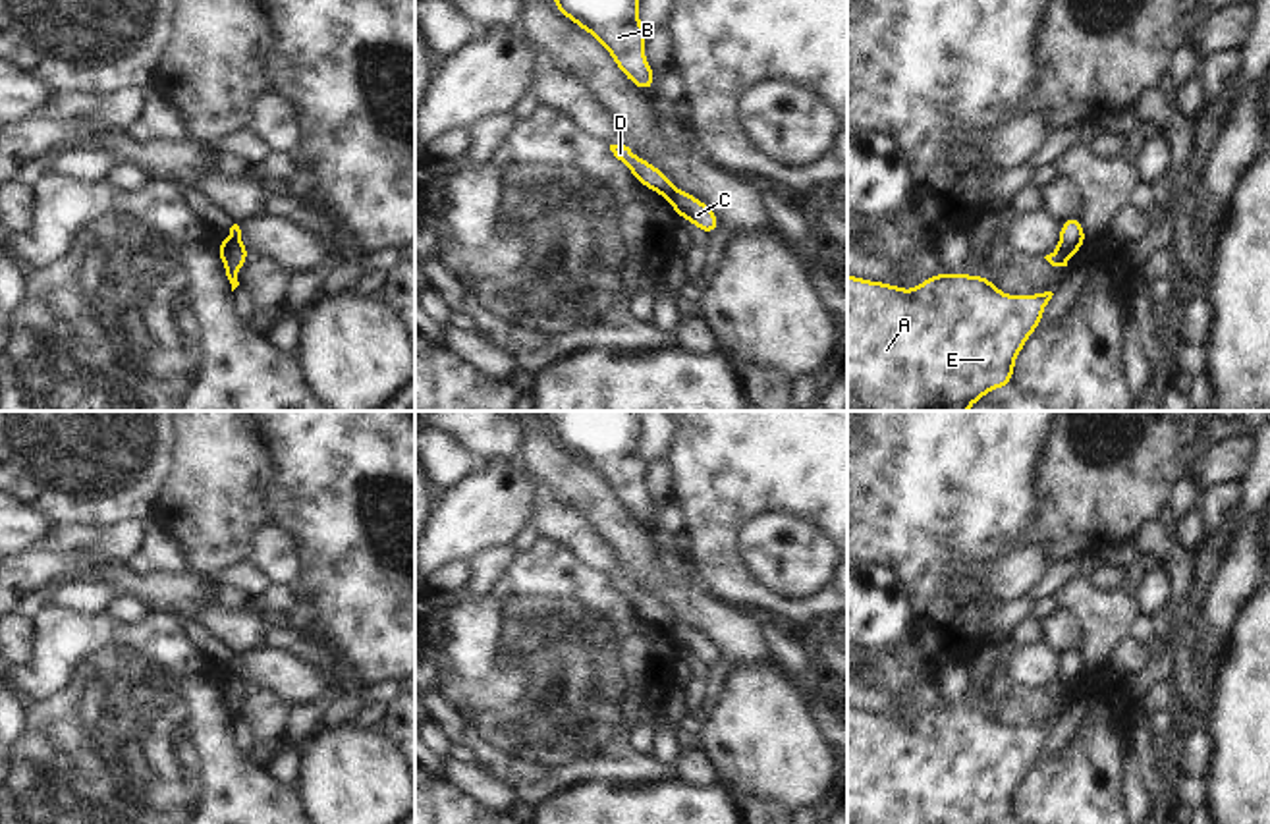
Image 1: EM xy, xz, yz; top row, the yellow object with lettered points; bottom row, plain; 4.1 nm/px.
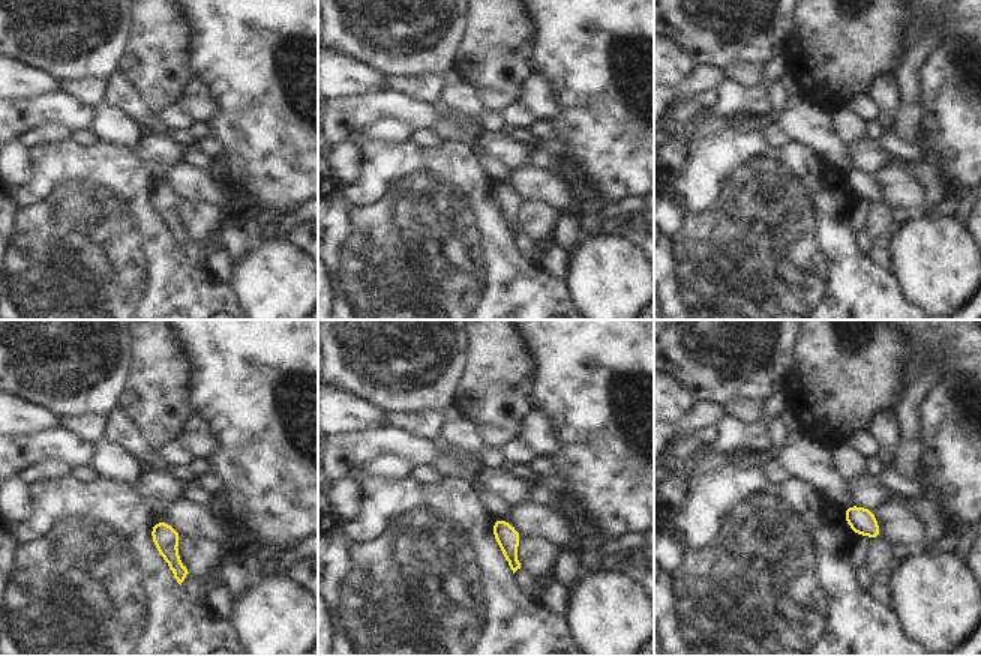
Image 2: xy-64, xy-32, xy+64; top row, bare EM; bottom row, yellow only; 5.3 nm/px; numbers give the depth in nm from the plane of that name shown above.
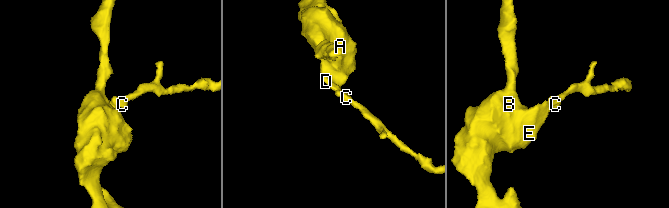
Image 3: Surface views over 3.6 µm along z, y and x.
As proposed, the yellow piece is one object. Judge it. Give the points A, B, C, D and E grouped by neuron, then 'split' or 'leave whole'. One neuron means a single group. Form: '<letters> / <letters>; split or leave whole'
A B D E / C; split

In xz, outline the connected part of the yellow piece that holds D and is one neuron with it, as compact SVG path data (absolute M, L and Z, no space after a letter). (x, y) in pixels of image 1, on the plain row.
M610 577L610 583L620 594L623 594L629 600L633 610L652 625L668 629L676 621L668 606L660 604L654 596L637 589L629 579Z

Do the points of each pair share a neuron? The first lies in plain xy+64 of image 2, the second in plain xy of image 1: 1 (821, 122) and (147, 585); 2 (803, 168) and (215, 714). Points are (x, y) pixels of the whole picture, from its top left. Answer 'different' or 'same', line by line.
1: same
2: same

